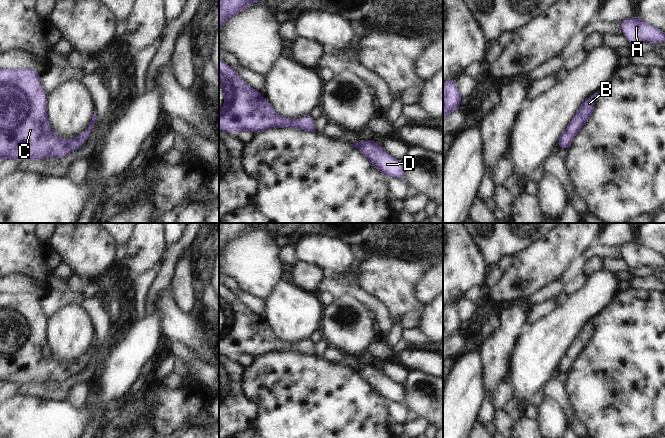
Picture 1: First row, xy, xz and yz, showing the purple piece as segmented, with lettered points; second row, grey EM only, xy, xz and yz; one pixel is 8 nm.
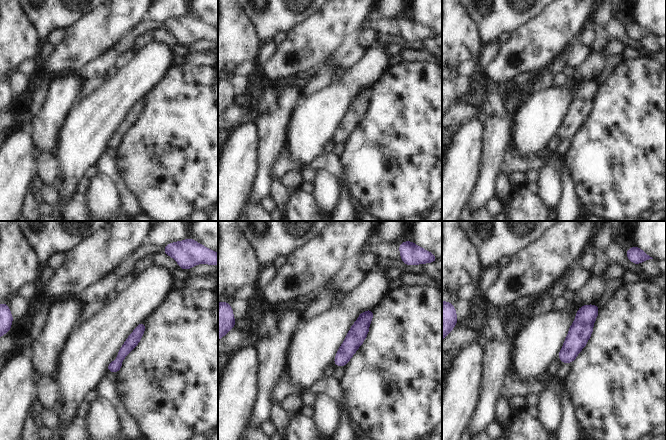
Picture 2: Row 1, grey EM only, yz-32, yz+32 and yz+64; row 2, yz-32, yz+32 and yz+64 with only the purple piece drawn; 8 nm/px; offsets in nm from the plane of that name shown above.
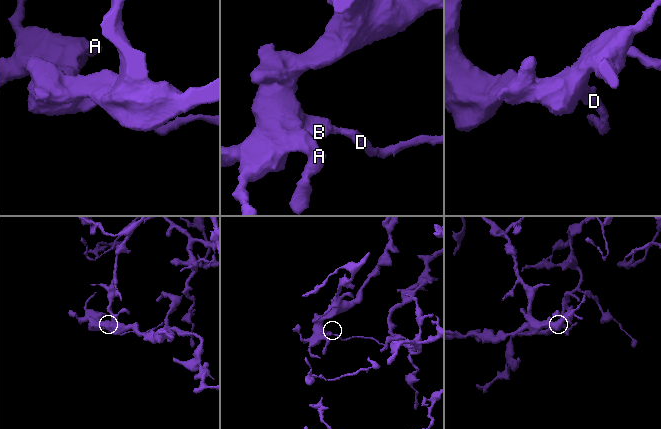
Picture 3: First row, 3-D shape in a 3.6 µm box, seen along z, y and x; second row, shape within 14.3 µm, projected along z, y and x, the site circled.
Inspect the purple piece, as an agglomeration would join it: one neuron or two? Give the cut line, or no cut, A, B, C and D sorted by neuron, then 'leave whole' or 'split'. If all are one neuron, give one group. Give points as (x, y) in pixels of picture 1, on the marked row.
cut none; groups A B C D; leave whole

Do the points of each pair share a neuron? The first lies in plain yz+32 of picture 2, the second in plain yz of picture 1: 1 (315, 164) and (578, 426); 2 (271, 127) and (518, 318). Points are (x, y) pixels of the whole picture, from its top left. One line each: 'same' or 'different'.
1: same
2: same

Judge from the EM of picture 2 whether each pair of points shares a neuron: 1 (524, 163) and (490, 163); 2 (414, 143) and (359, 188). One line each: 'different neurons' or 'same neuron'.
1: different neurons
2: same neuron

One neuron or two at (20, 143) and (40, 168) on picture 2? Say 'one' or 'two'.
one

